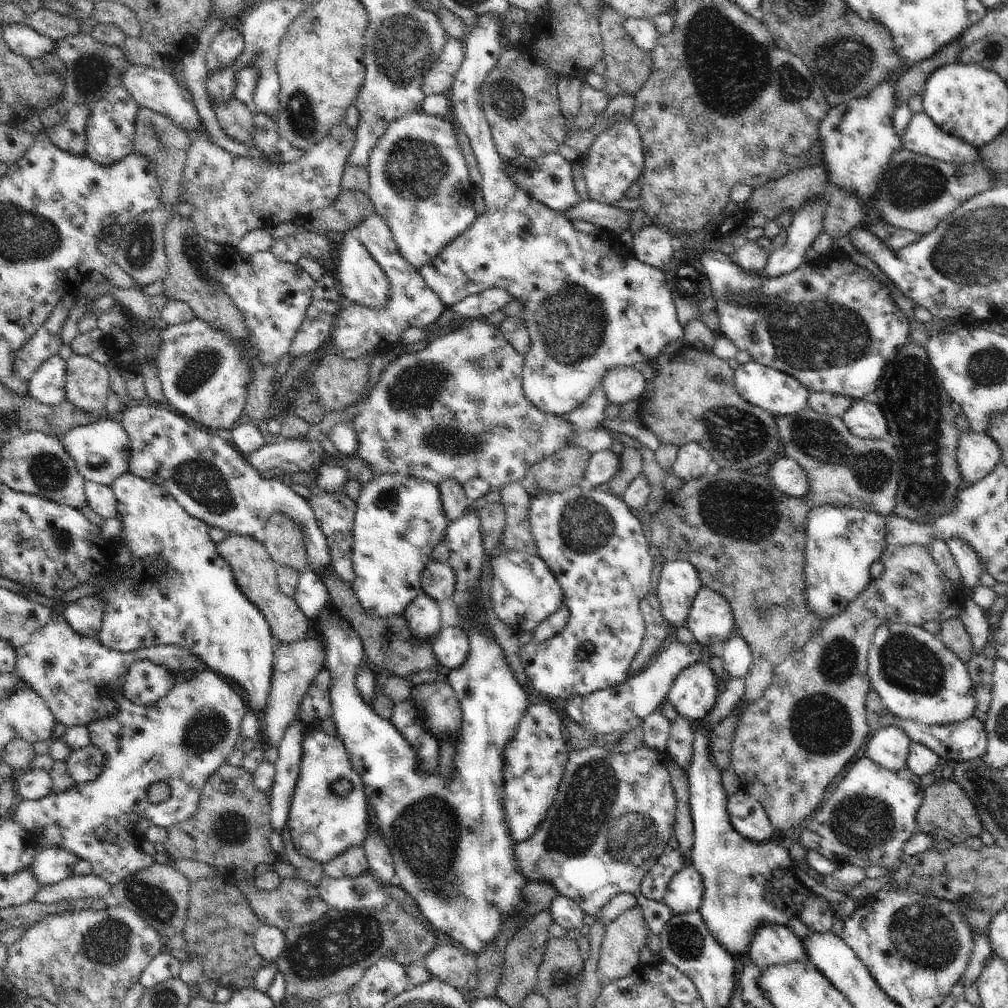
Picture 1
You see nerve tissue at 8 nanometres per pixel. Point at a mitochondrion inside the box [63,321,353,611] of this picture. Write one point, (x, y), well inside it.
(201, 480)

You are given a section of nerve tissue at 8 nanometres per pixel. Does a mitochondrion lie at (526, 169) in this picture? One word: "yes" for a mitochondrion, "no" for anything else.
no

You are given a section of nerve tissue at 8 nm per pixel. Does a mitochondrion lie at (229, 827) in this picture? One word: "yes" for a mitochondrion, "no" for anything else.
yes

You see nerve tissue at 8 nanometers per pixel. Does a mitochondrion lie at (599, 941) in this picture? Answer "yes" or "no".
no

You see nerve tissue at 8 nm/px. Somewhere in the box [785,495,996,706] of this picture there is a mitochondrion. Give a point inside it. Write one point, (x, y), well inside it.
(906, 662)

